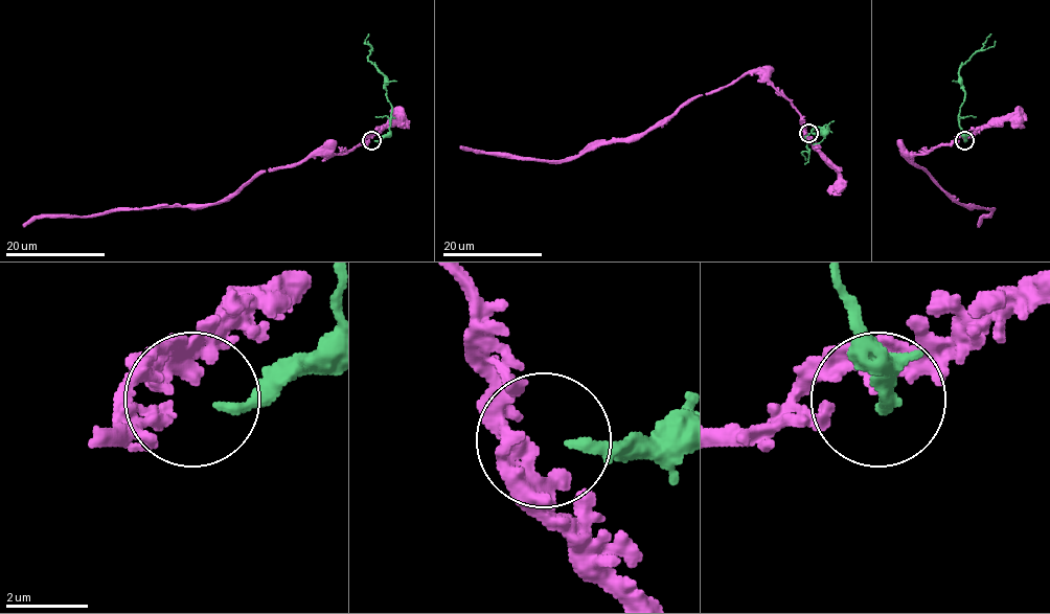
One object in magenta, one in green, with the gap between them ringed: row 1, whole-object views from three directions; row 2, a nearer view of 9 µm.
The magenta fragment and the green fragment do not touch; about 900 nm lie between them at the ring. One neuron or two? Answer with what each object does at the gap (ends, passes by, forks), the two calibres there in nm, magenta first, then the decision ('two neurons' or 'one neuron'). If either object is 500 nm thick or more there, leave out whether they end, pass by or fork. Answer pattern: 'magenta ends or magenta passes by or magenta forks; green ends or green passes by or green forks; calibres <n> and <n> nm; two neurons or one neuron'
magenta passes by; green ends; calibres 240 and 240 nm; two neurons

